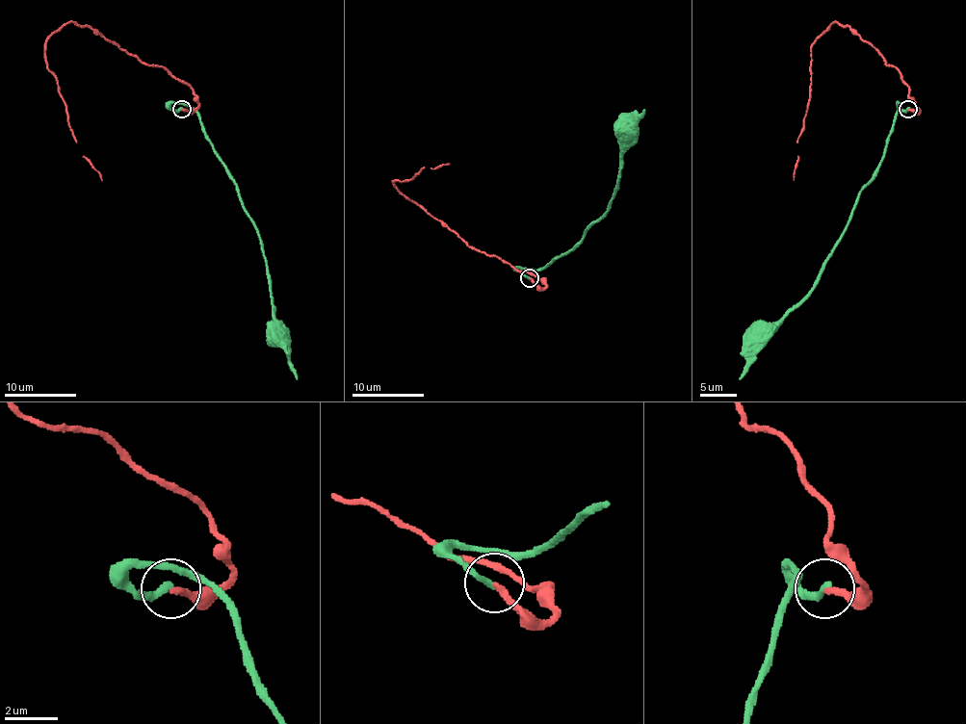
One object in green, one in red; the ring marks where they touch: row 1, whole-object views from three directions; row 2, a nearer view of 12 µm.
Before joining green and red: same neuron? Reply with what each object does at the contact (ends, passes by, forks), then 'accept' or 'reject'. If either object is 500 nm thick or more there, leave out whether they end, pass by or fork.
green ends; red ends; reject

